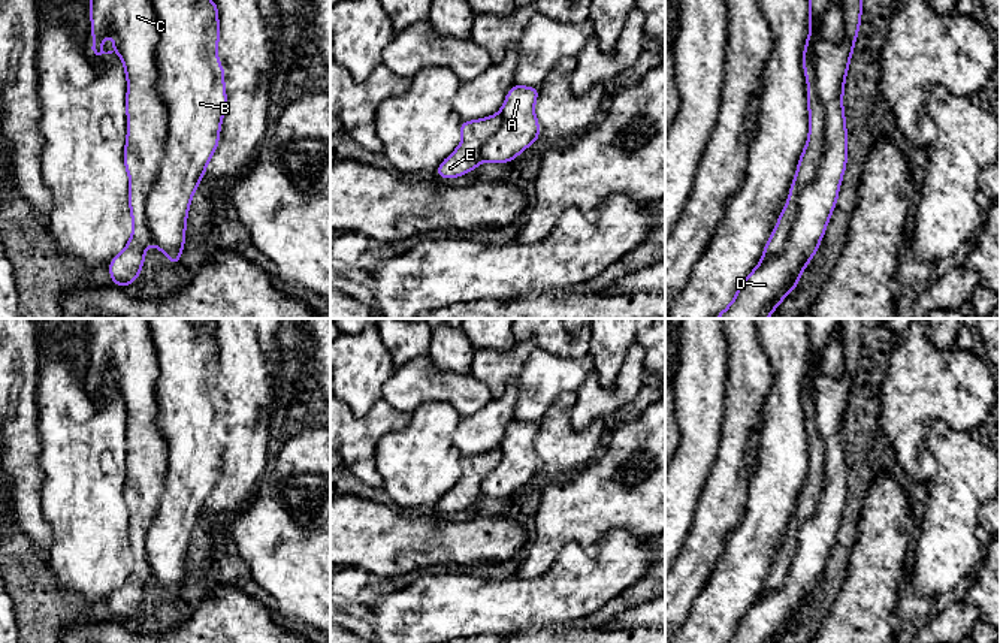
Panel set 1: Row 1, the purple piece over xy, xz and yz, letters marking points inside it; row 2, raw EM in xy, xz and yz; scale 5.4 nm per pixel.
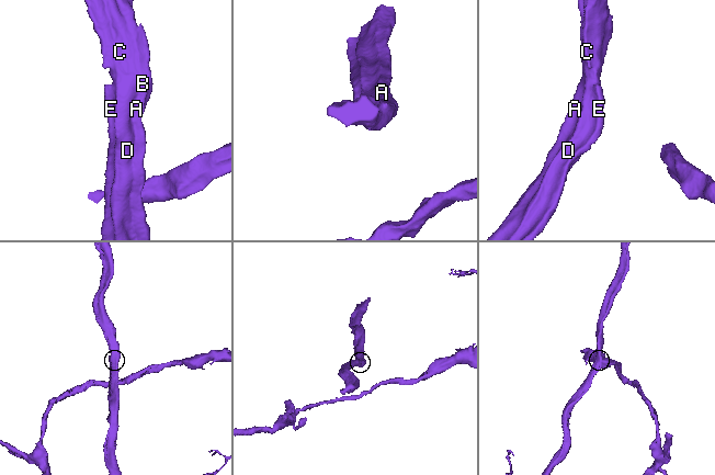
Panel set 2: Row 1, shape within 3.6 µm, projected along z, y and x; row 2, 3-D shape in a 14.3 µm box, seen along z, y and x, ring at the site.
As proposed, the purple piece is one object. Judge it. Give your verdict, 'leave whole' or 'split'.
split

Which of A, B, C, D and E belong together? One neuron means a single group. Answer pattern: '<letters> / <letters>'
A B D / C E

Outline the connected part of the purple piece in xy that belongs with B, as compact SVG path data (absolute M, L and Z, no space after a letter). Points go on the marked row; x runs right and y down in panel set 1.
M151 0L158 18L157 90L169 121L163 159L149 190L145 217L151 242L178 266L185 244L185 226L191 197L206 172L220 141L227 96L224 67L218 60L218 7L214 0Z

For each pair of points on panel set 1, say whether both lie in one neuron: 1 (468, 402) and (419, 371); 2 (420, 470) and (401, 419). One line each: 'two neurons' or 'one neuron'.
1: one neuron
2: two neurons

